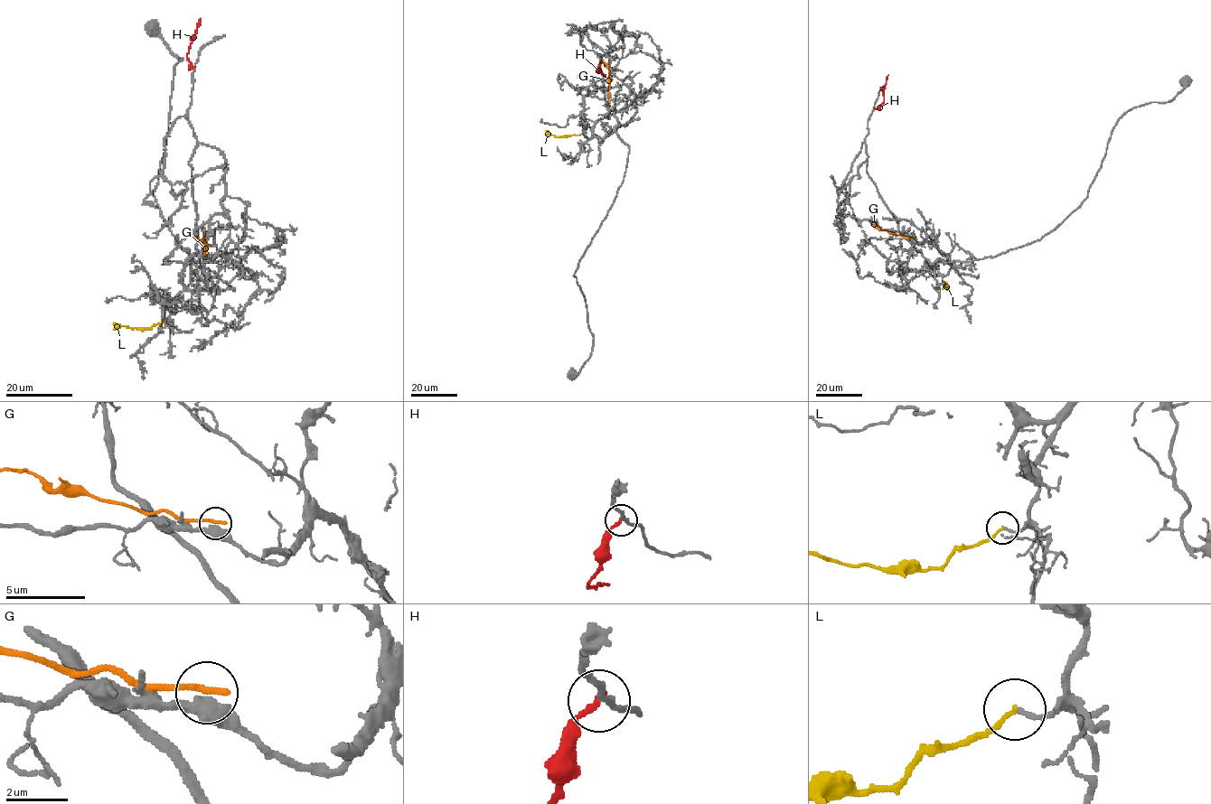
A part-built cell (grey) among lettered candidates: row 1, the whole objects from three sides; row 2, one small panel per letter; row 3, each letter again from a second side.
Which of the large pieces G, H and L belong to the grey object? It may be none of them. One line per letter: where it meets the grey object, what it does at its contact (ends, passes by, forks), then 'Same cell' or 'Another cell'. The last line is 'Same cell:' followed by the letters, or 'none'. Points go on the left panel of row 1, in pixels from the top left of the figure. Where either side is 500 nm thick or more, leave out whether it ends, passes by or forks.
G: Touches grey at (205, 256). It ends there. Another cell
H: Touches grey at (193, 66). It ends there. Another cell
L: Touches grey at (164, 321). It ends there. Same cell
Same cell: L

